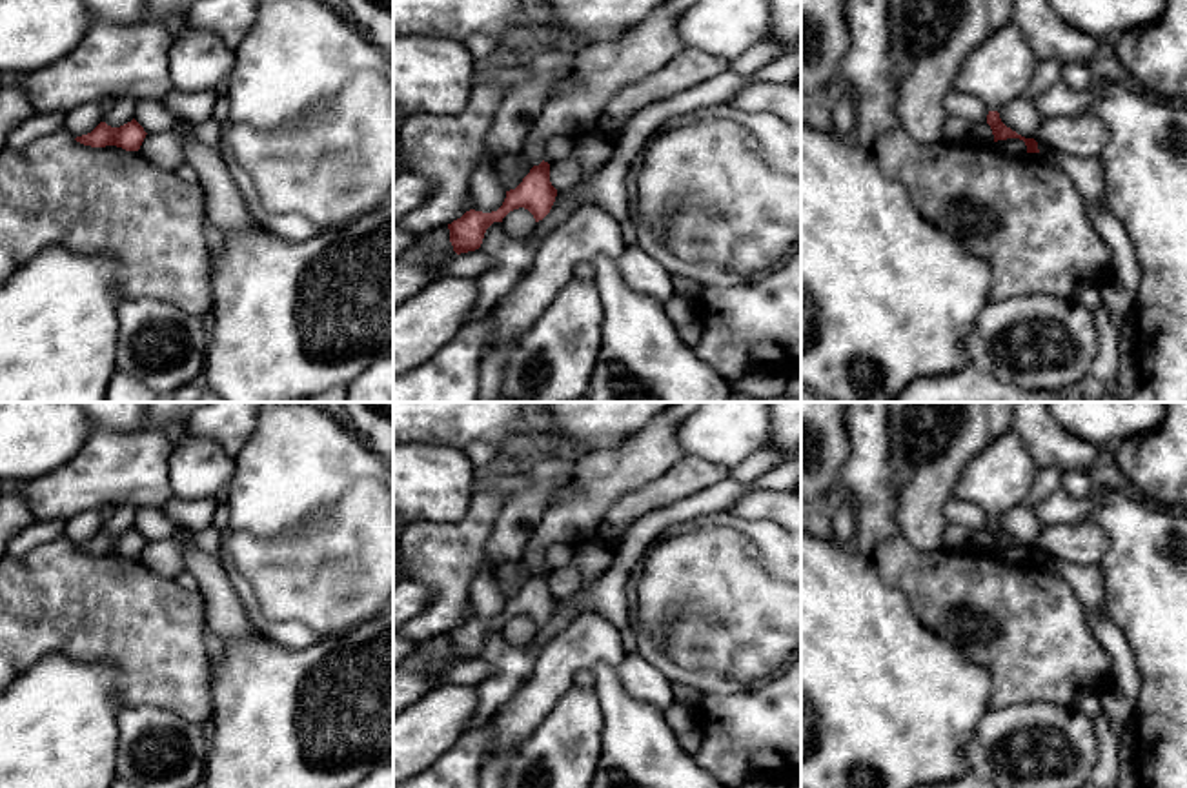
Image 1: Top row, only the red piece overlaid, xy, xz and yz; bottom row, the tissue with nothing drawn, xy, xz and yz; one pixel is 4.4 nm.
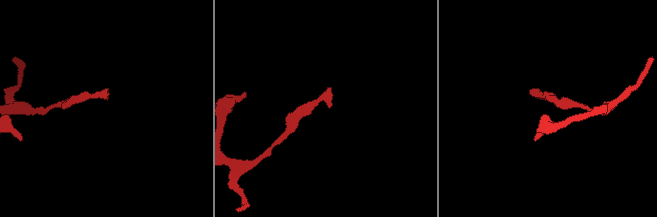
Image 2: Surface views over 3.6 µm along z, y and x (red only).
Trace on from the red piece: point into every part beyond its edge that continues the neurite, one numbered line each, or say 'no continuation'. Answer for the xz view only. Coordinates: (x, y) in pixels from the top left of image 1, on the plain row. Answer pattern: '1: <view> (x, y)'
1: xz (557, 555)

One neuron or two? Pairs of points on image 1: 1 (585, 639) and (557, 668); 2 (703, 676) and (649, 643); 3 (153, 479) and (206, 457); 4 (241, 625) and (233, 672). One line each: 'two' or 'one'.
1: one
2: one
3: two
4: two

